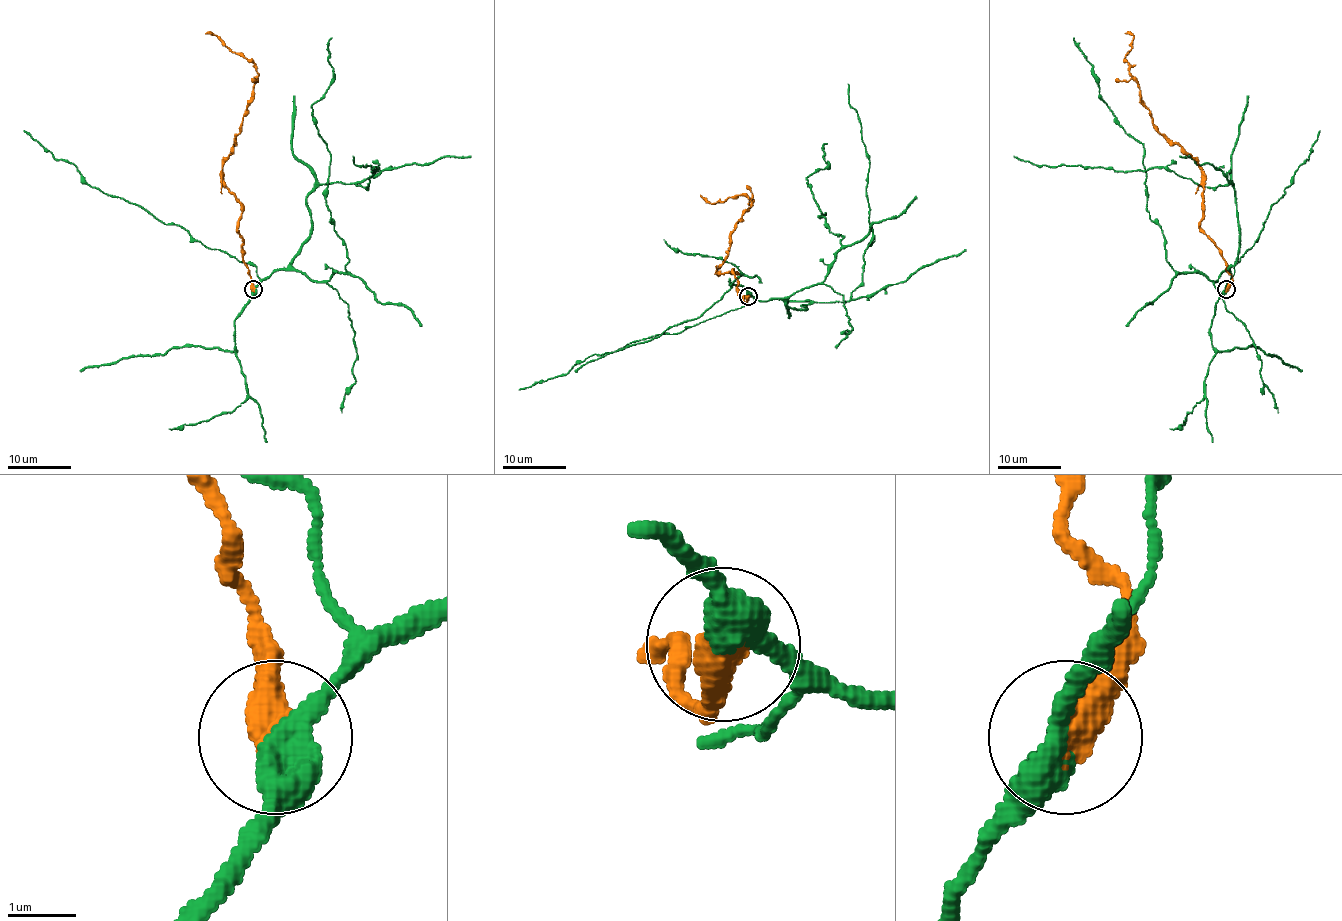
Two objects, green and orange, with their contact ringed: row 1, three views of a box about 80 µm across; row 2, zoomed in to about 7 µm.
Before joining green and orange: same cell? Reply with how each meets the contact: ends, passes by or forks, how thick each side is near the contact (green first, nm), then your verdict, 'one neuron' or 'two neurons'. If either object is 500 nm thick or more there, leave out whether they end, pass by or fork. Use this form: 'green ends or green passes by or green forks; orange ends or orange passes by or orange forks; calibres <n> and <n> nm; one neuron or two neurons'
calibres 440 and 550 nm; two neurons

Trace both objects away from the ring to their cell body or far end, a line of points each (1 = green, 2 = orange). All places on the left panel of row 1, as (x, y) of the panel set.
1: (252, 289), (278, 270), (325, 281), (346, 272), (312, 115), (333, 77), (331, 37)
2: (252, 289), (238, 227), (241, 202), (225, 185), (222, 164), (252, 99), (257, 67), (205, 32)

